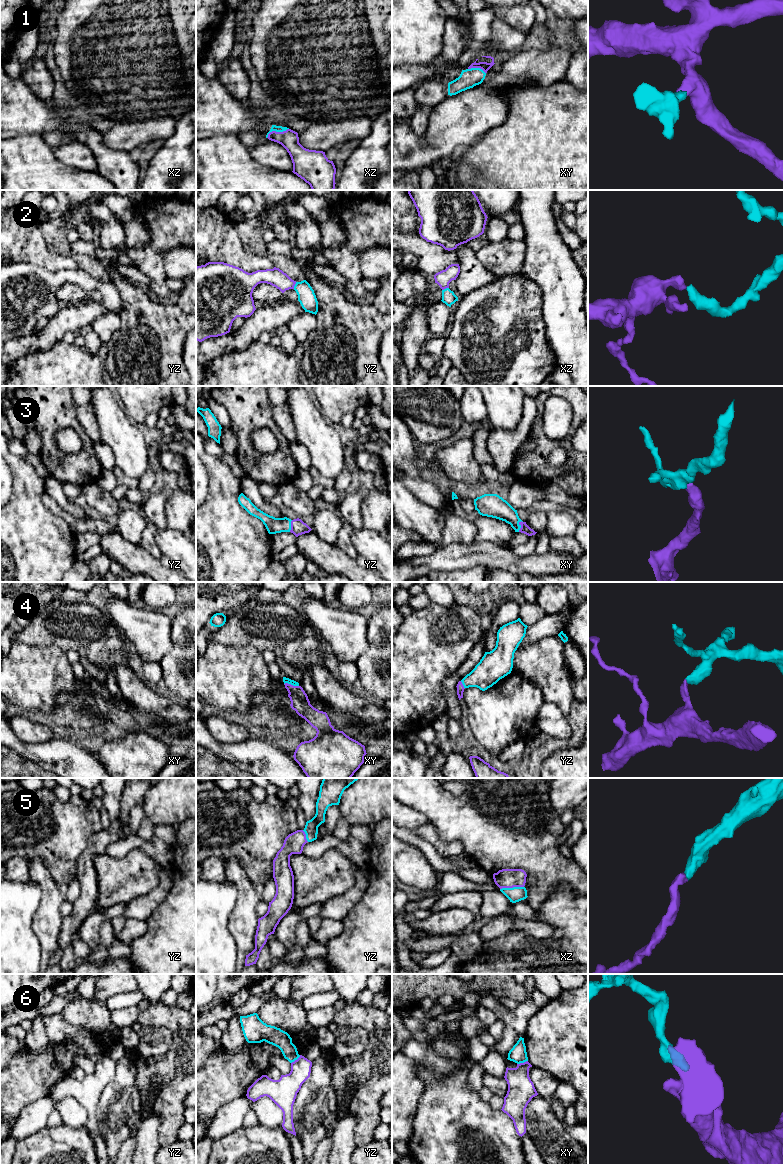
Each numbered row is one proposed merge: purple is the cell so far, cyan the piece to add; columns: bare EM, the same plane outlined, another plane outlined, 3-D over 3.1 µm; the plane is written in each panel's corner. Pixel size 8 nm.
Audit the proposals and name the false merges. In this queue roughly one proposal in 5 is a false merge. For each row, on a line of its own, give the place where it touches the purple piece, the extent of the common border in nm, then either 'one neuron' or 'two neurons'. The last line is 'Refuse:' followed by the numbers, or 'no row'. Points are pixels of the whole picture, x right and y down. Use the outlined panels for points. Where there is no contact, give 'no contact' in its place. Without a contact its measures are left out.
1: meets purple in xz at (275, 131); contact 200 nm long; one neuron
2: meets purple in yz at (294, 285); contact 60 nm long; one neuron
3: meets purple in xy at (521, 526); contact 100 nm long; one neuron
4: meets purple in xy at (290, 684); contact 120 nm long; one neuron
5: meets purple in xz at (511, 887); contact 190 nm long; one neuron
6: meets purple in xy at (522, 1063); contact 90 nm long; two neurons
Refuse: 6

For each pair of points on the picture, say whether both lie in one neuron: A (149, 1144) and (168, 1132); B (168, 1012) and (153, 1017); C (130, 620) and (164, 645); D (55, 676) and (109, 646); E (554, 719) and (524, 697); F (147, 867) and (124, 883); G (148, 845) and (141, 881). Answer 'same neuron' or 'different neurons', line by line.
A: different neurons
B: same neuron
C: same neuron
D: different neurons
E: different neurons
F: same neuron
G: different neurons

